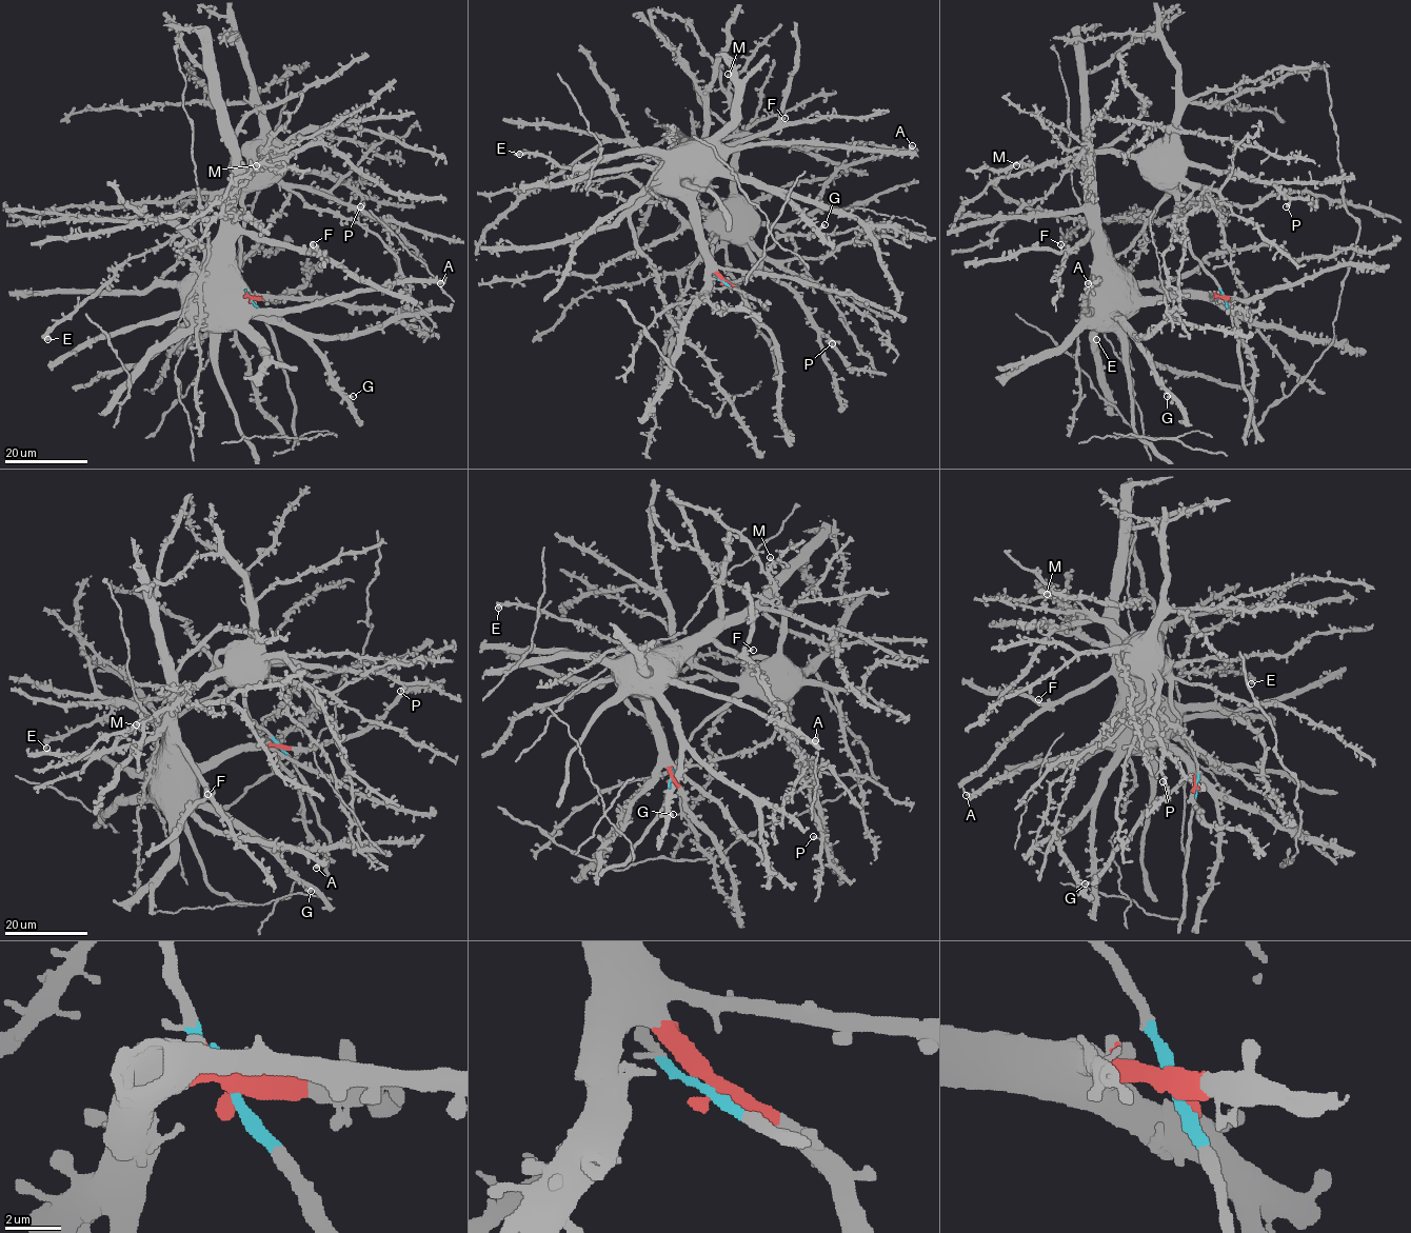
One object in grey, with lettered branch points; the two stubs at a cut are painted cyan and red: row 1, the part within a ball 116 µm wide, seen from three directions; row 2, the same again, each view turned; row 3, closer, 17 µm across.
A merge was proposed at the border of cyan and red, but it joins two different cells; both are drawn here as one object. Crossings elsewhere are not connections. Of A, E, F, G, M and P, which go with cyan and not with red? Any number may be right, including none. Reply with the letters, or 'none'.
E, M, P

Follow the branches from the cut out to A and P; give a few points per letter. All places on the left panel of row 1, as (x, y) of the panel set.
A: (251, 298), (233, 297), (223, 302), (300, 309), (404, 281), (441, 283)
P: (251, 298), (238, 271), (242, 195), (273, 165), (314, 170), (331, 179), (342, 180), (361, 197), (360, 206)

